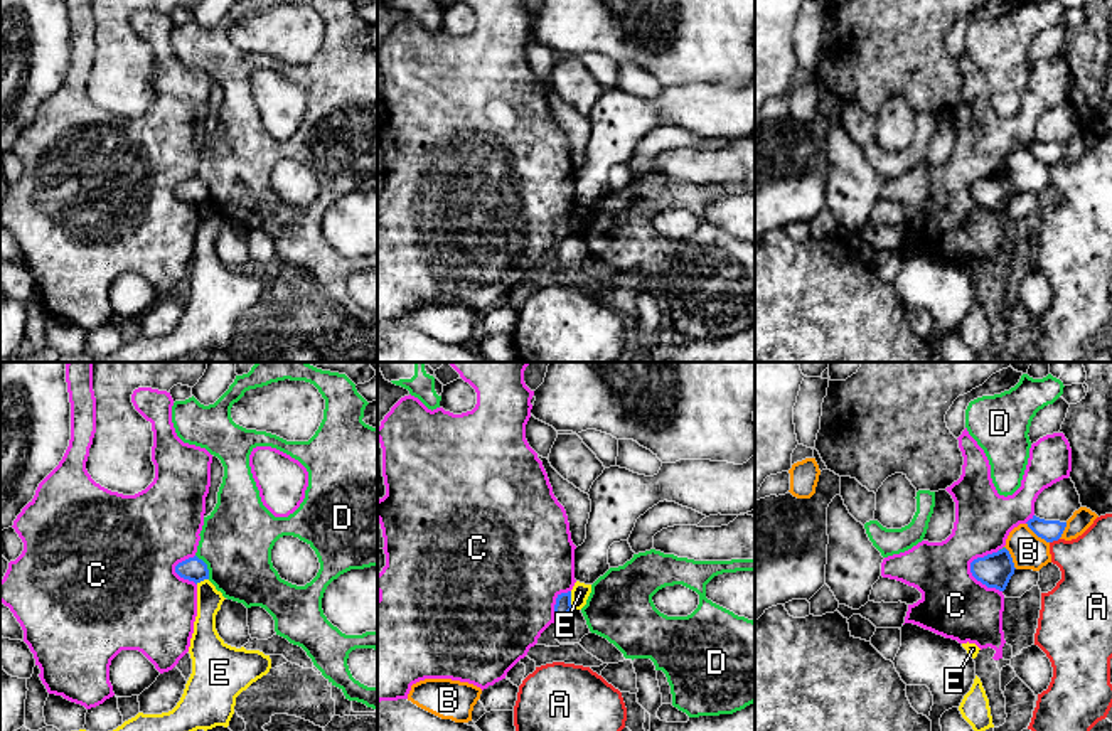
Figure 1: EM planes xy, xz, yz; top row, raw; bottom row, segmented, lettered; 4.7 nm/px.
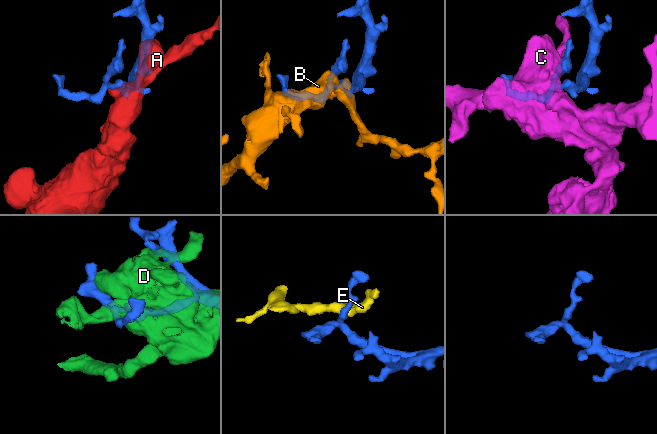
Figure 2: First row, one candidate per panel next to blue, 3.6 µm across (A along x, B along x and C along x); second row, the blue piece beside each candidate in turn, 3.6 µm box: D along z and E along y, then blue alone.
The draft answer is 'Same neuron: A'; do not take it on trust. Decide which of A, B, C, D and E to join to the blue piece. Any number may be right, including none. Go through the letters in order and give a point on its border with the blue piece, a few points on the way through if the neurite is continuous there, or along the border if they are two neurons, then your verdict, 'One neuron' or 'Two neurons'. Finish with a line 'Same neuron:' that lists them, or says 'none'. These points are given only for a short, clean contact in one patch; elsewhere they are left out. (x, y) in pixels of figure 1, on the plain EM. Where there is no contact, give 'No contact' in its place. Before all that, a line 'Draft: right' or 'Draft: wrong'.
Draft: wrong
A: Touches blue at yz (1053, 162). Boundary: yz (1058, 160), (1050, 165). Two neurons
B: Touches blue at yz (1037, 157). Boundary: yz (1026, 145), (1048, 165). Two neurons
C: Touches blue at yz (979, 202). Two neurons
D: Touches blue at xy (206, 189). Two neurons
E: Touches blue at xz (570, 223). Boundary: xz (570, 214), (570, 224), (575, 231). Two neurons
Same neuron: none

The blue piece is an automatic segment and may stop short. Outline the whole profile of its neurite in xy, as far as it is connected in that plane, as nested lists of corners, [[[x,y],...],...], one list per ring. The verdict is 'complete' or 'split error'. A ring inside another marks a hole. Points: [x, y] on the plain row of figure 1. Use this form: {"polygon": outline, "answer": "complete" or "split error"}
{"polygon": [[[197,179],[179,185],[175,189],[175,195],[184,202],[194,204],[195,207],[204,202],[209,202],[207,187],[202,182],[199,182]]], "answer": "complete"}

